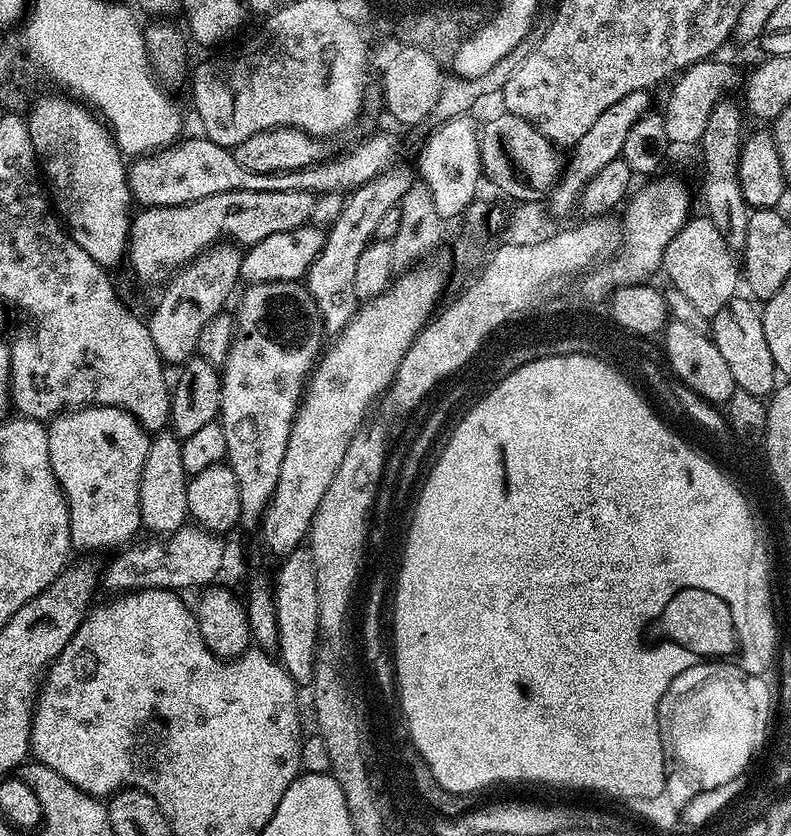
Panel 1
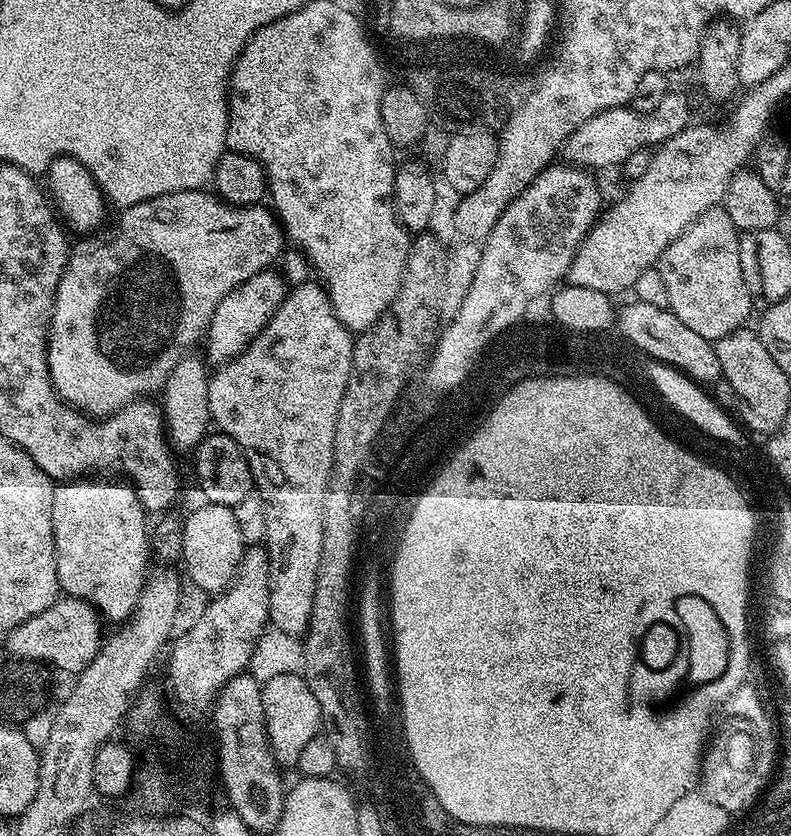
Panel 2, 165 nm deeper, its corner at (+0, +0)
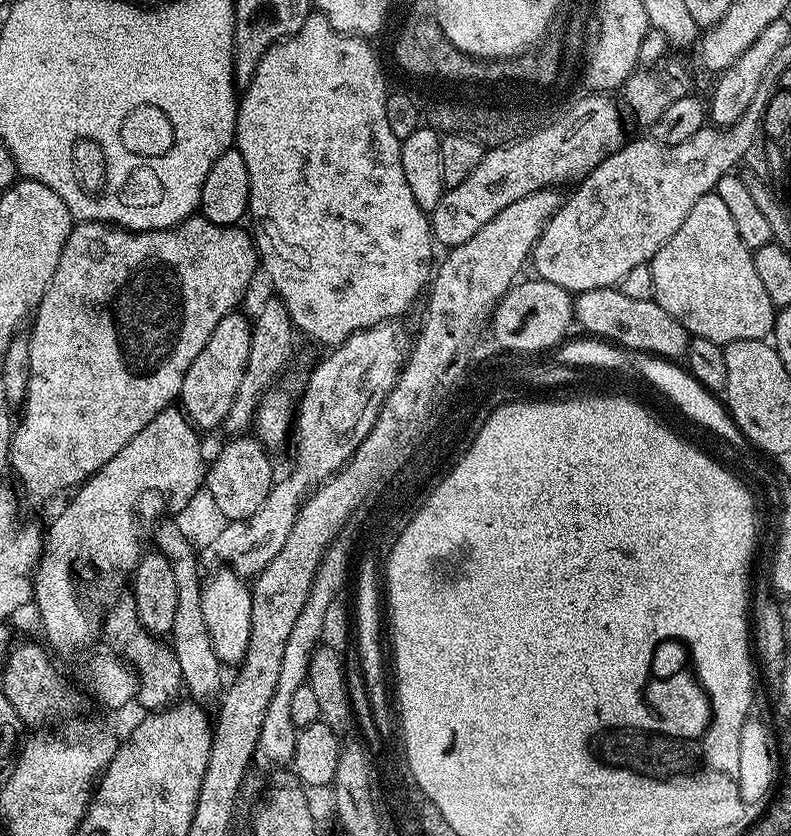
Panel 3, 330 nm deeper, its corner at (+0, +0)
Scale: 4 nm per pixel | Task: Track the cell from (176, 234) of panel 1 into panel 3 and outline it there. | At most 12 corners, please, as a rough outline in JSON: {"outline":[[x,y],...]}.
{"outline":[[76,222],[10,472],[75,489],[258,276],[243,227]]}

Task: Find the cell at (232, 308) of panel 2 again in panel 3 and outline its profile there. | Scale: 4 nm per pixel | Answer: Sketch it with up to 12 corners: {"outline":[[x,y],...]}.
{"outline":[[232,312],[194,358],[178,397],[193,428],[219,429],[250,358]]}

